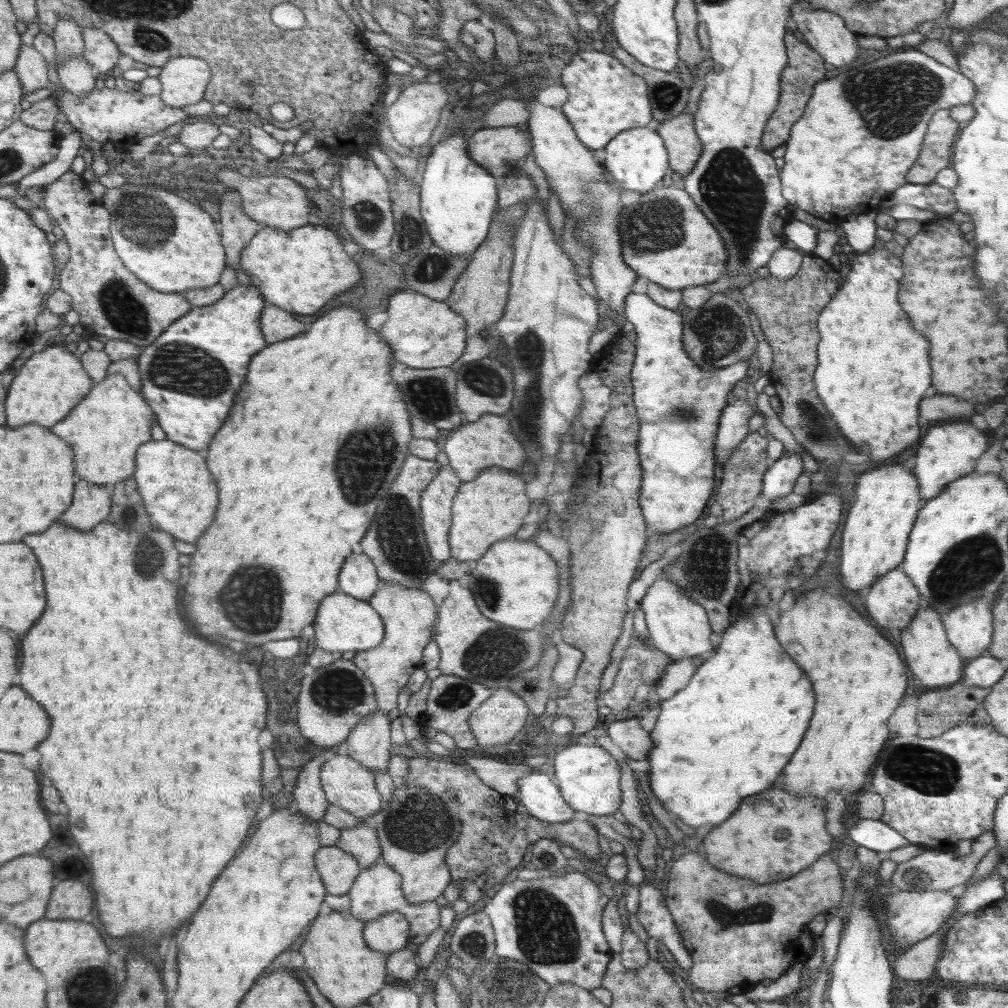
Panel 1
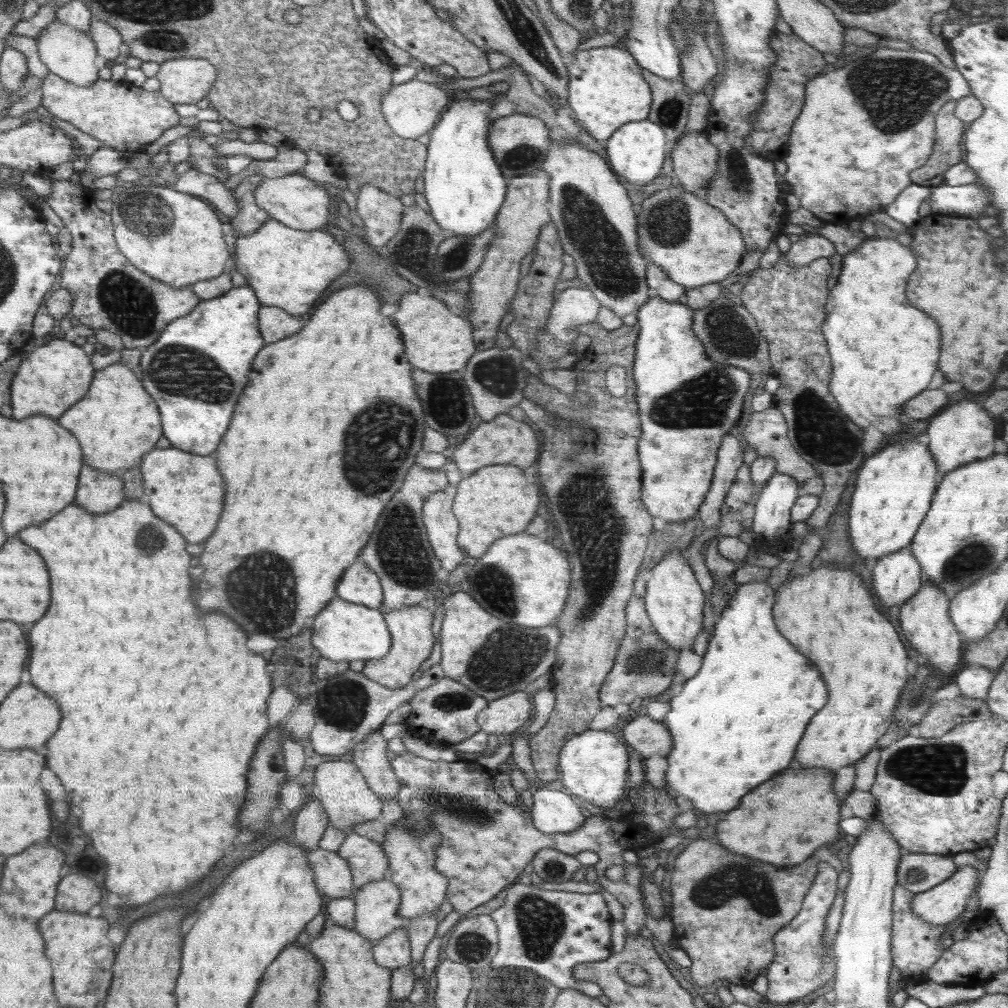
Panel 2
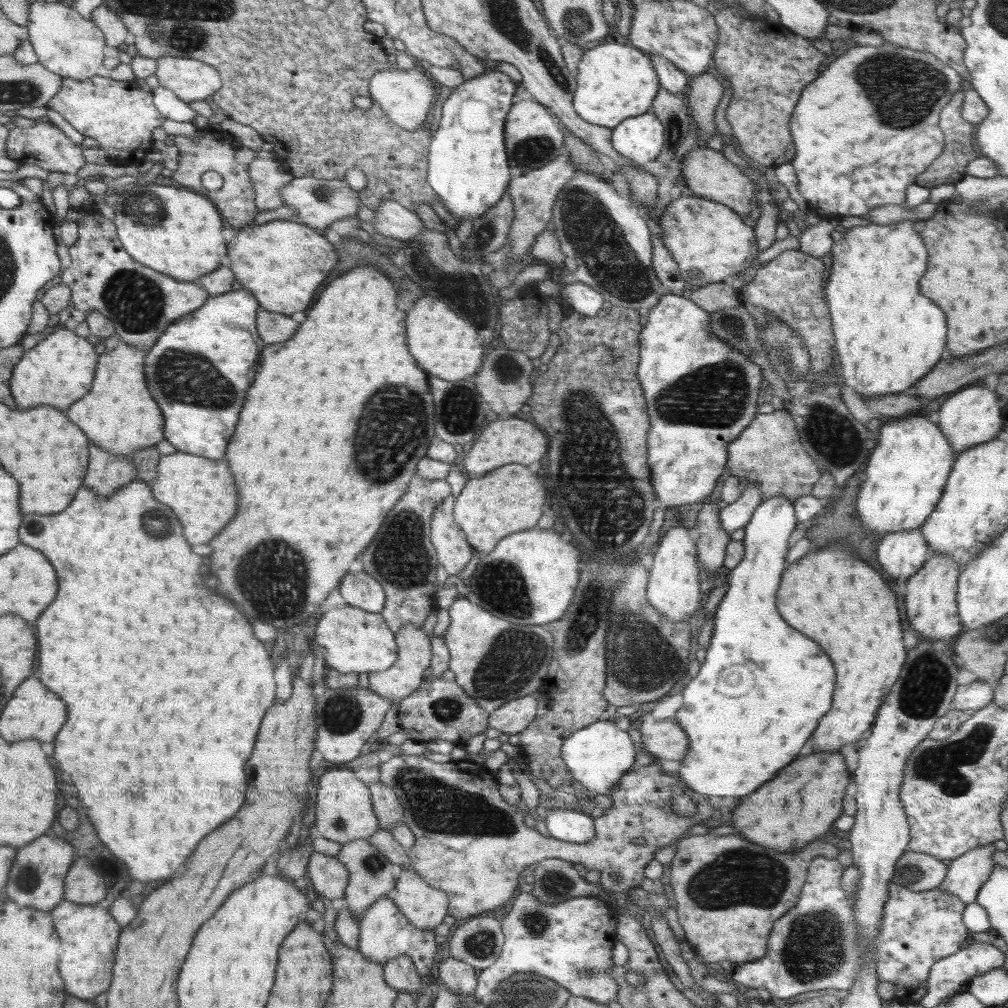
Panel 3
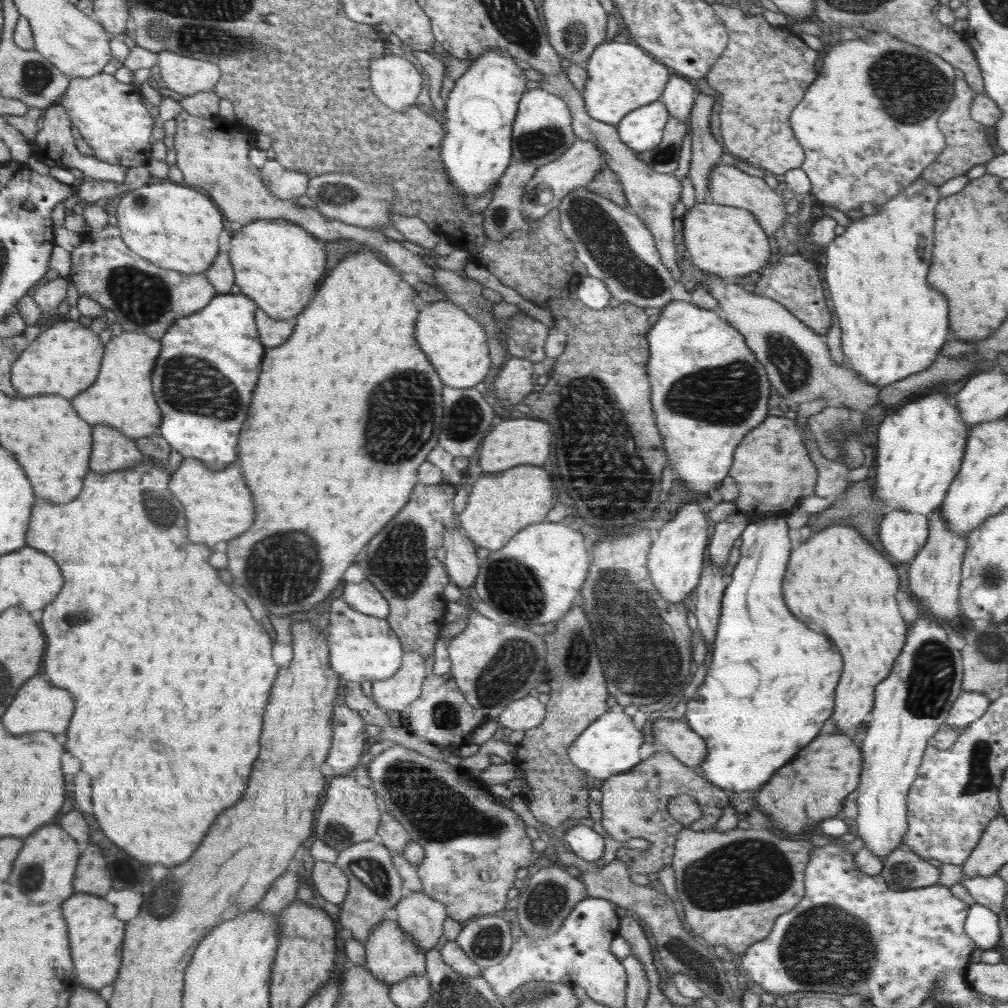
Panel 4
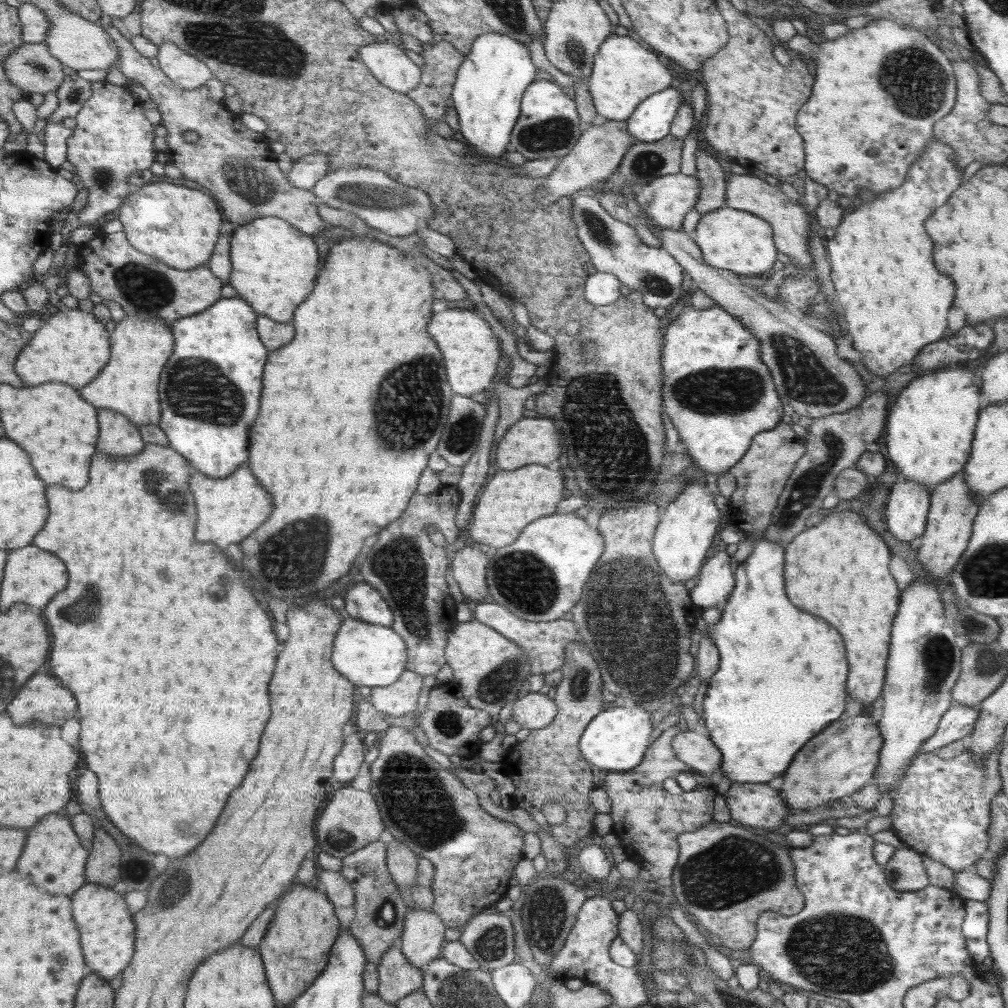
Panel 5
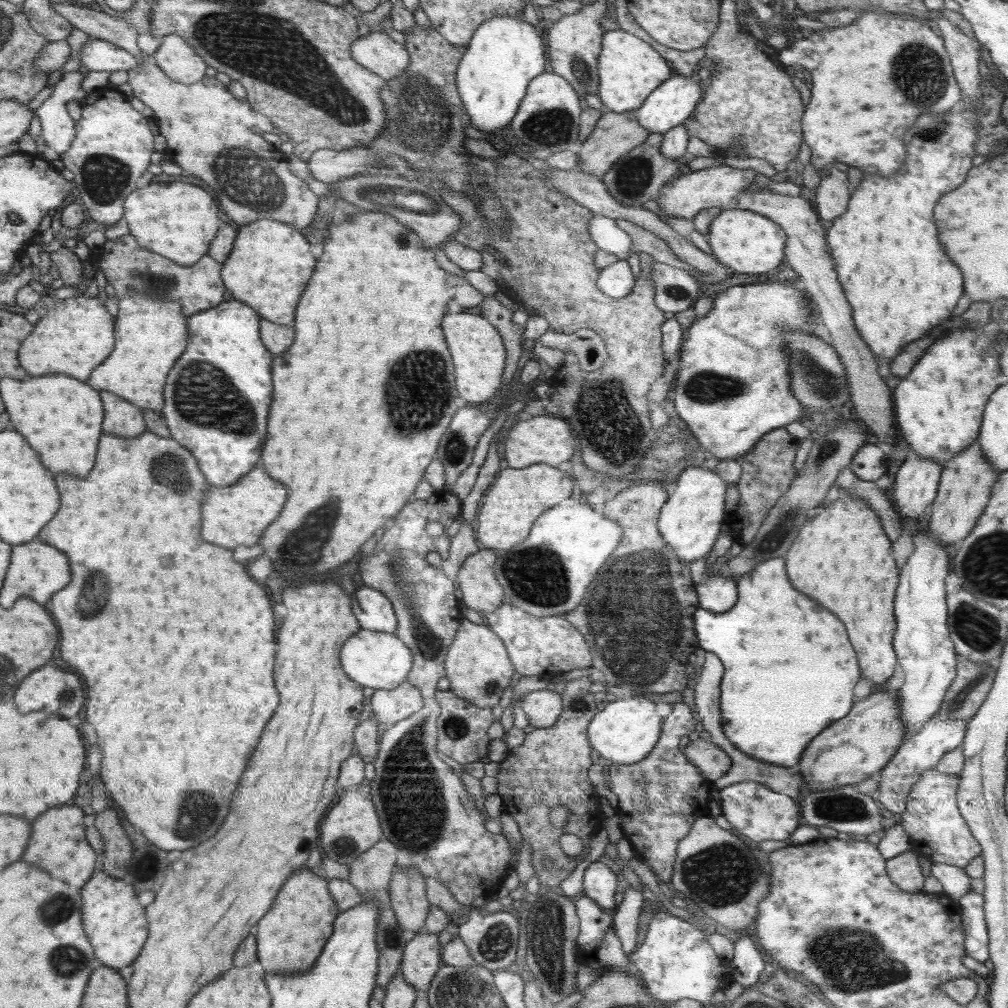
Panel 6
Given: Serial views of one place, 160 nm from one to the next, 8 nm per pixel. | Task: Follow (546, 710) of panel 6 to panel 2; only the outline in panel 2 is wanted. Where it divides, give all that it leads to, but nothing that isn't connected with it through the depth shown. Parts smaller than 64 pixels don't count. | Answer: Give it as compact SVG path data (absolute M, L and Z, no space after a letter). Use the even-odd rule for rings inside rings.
M513 692L498 700L492 700L484 712L479 714L478 723L486 734L510 734L518 730L532 712L528 693Z

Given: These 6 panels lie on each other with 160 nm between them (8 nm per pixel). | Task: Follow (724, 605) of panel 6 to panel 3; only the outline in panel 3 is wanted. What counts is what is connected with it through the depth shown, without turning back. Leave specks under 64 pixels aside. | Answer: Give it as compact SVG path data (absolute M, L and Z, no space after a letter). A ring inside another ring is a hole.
M753 480L749 482L744 493L721 510L720 514L725 521L721 529L731 535L738 528L744 528L760 503L761 492L757 487L757 482Z

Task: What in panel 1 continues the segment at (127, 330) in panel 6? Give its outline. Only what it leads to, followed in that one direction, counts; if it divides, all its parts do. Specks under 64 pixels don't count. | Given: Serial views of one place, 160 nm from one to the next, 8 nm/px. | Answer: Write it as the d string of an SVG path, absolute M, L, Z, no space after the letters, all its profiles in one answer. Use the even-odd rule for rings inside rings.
M114 374L98 381L96 386L91 388L91 394L87 395L62 422L51 426L50 430L72 446L77 473L82 481L111 487L121 480L134 476L137 467L137 451L144 443L152 441L152 428L156 422L157 416L146 398L133 389L122 374Z

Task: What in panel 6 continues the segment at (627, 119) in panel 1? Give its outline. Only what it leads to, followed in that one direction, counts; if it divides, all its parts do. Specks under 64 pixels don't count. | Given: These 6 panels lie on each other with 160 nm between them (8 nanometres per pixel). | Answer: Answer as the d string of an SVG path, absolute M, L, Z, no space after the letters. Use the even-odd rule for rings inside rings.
M624 29L609 30L603 34L601 53L598 57L598 97L606 110L634 111L660 84L674 73L669 62L647 42Z

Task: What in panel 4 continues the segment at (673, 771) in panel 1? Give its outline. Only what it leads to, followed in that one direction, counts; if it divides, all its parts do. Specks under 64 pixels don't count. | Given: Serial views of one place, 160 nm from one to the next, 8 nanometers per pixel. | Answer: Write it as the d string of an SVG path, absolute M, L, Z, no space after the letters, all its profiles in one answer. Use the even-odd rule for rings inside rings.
M771 512L758 522L746 524L740 540L741 557L729 576L721 601L712 663L704 684L686 704L685 714L689 727L704 739L708 748L704 762L696 770L714 786L730 793L755 792L818 736L824 722L832 716L834 690L842 674L838 648L824 634L812 632L804 622L796 620L783 600L782 582L793 551L784 514Z

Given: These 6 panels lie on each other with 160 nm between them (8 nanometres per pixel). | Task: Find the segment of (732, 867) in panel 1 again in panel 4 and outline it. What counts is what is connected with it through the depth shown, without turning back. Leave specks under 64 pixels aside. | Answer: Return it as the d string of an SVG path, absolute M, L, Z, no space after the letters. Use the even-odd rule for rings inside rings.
M851 733L822 734L816 736L816 740L808 743L804 750L798 751L792 762L782 766L772 776L770 782L764 784L754 792L758 810L772 816L772 826L776 824L778 830L791 834L808 833L821 820L832 818L843 807L844 800L851 792L856 792L860 782L861 770L863 767L863 752L861 746L854 743Z

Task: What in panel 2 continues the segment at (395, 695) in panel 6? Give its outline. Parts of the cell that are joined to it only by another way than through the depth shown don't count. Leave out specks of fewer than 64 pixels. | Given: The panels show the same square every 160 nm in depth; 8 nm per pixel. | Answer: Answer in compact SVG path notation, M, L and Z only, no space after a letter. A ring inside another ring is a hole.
M412 605L400 611L386 611L380 606L383 617L387 621L391 634L391 651L384 658L366 660L362 673L370 680L384 685L386 688L399 689L406 687L418 668L428 660L432 652L432 614L425 606Z

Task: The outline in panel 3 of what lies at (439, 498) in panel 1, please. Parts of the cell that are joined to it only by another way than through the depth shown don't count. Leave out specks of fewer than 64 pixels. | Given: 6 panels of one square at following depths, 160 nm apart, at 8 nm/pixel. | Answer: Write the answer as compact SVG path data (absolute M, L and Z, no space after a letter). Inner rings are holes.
M447 496L437 505L433 514L431 540L439 552L440 564L450 576L458 577L470 562L473 548L467 534L456 524L454 508L454 496Z

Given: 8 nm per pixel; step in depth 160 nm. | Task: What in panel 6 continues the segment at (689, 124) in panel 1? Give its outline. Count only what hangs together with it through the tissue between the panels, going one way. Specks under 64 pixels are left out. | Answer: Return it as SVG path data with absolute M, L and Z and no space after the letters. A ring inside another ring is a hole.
M755 185L748 194L740 197L738 208L751 210L768 217L772 222L778 224L784 234L786 234L786 244L784 256L790 264L790 268L798 274L800 282L804 284L808 296L810 296L817 312L820 314L828 336L827 342L832 348L836 349L844 369L850 391L849 400L854 404L856 416L866 424L866 430L880 442L893 446L899 436L896 420L894 416L894 406L892 394L885 378L878 374L880 361L871 351L871 348L858 336L853 318L853 308L850 306L846 295L843 293L842 285L838 280L837 272L832 264L833 258L829 253L829 246L826 240L826 229L822 226L817 212L813 210L811 197L805 193L791 197L772 193L765 186Z

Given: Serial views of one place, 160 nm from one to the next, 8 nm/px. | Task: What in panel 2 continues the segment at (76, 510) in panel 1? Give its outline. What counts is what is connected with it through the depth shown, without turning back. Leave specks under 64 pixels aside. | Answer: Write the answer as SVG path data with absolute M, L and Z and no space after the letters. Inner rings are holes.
M90 465L80 475L76 504L97 515L114 510L125 500L124 480L119 473L100 472Z

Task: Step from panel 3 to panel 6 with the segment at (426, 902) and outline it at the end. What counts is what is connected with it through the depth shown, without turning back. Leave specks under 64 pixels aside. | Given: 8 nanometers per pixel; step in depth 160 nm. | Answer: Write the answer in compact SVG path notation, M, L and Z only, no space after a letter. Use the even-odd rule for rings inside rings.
M421 931L414 934L404 947L401 973L404 980L416 990L426 992L440 968L442 946L438 934Z

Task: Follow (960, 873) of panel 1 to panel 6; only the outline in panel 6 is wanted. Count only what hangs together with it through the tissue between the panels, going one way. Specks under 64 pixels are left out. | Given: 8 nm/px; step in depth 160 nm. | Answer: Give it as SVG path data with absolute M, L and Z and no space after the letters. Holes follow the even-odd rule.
M910 850L886 860L885 869L890 880L906 892L920 892L925 883L918 855L916 851Z

